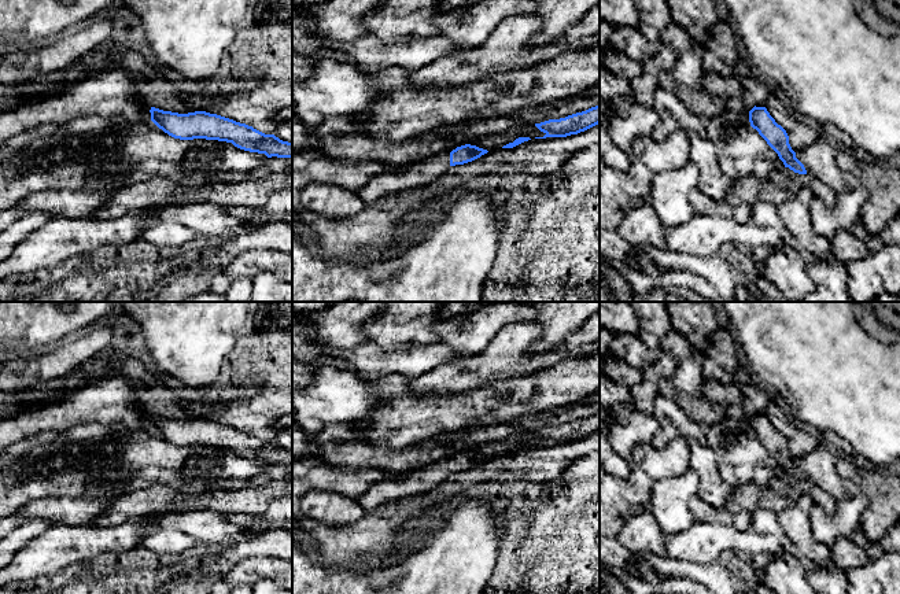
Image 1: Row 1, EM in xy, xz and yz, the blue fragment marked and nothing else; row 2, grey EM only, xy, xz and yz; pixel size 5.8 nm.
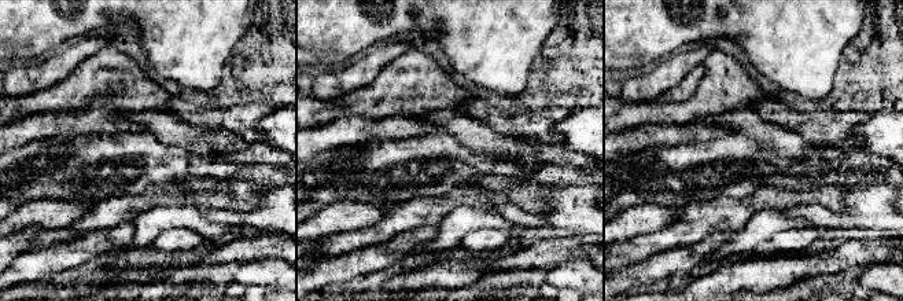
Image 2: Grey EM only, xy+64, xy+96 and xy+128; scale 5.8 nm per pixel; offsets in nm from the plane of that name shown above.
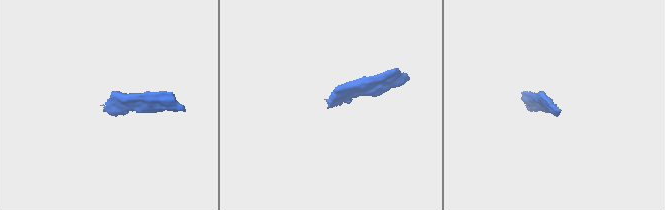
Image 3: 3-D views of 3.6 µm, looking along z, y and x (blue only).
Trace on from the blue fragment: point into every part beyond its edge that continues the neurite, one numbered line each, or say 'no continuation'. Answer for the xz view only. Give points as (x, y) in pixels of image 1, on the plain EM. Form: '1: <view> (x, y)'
1: xz (415, 484)

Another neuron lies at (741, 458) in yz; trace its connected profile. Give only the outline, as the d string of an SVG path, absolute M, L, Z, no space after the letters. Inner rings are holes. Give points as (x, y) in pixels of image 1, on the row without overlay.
M726 417L705 428L707 444L713 450L720 477L733 487L753 483L768 487L772 477L785 475L778 461L752 433L744 435L738 423Z

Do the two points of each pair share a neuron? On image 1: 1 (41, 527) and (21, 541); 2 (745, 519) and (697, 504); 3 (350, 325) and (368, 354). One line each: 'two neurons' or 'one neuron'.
1: one neuron
2: one neuron
3: two neurons

